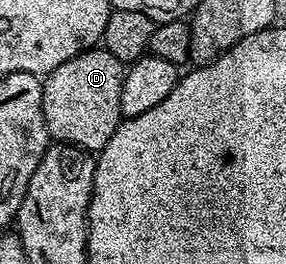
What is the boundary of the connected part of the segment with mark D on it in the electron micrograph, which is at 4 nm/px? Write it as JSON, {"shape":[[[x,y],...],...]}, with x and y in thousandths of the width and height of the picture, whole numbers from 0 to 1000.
{"shape":[[[315,186],[280,193],[248,231],[220,231],[206,261],[154,288],[150,337],[150,443],[171,492],[175,530],[234,542],[280,557],[301,580],[357,572],[388,534],[388,504],[427,458],[423,371],[430,367],[430,307],[437,303],[441,242],[416,231],[385,193],[364,186]]]}

